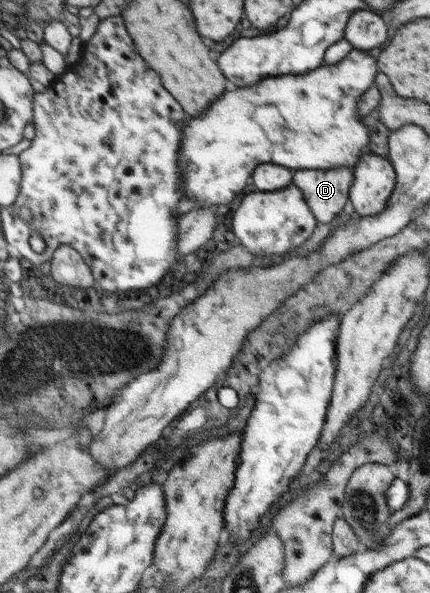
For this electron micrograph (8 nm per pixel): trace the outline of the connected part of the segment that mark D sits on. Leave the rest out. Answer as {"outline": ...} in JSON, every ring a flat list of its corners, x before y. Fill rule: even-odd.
{"outline":[[348,168,334,170,298,170,291,178,319,223,326,224,340,213,349,197,352,172]]}

